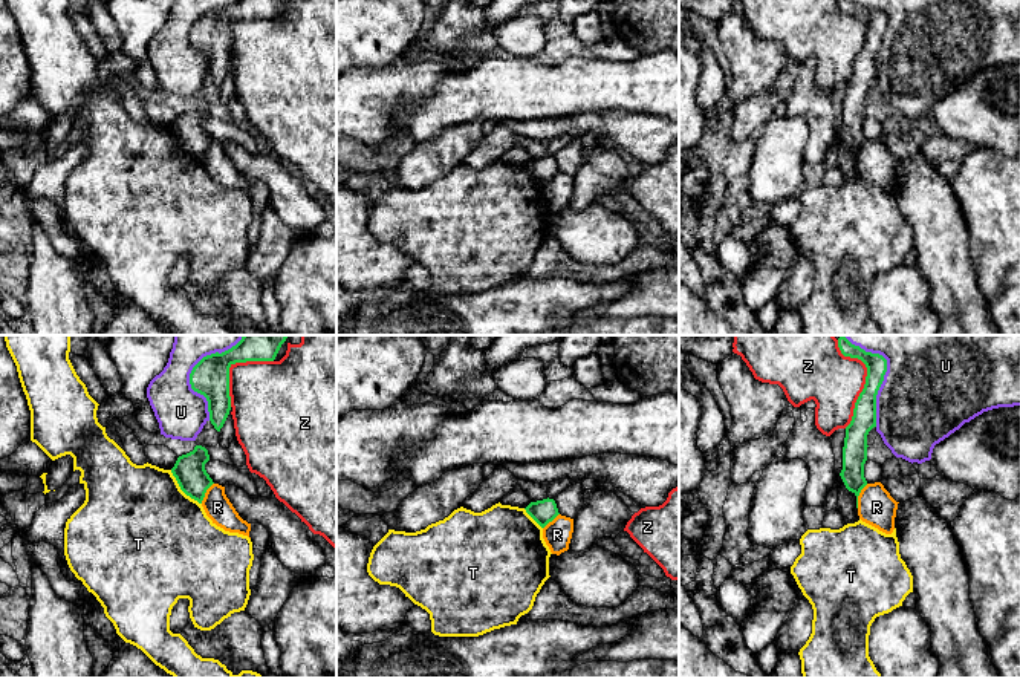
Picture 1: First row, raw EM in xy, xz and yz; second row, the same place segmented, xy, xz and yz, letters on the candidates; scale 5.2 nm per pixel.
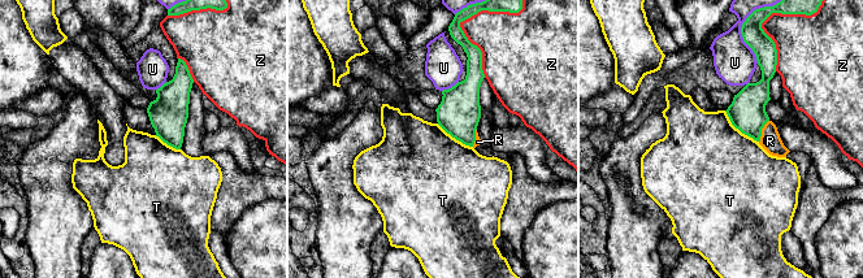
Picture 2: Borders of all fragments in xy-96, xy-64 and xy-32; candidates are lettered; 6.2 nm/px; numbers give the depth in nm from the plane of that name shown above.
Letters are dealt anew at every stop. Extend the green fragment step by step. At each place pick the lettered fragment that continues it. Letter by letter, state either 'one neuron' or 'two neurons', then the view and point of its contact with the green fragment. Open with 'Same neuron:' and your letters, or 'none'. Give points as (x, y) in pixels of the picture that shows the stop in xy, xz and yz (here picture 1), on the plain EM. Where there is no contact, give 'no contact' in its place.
Same neuron: none
R: two neurons | yz (858, 152)
T: two neurons | xy (182, 147)
U: two neurons | xy (190, 31)
Z: two neurons | yz (866, 37)

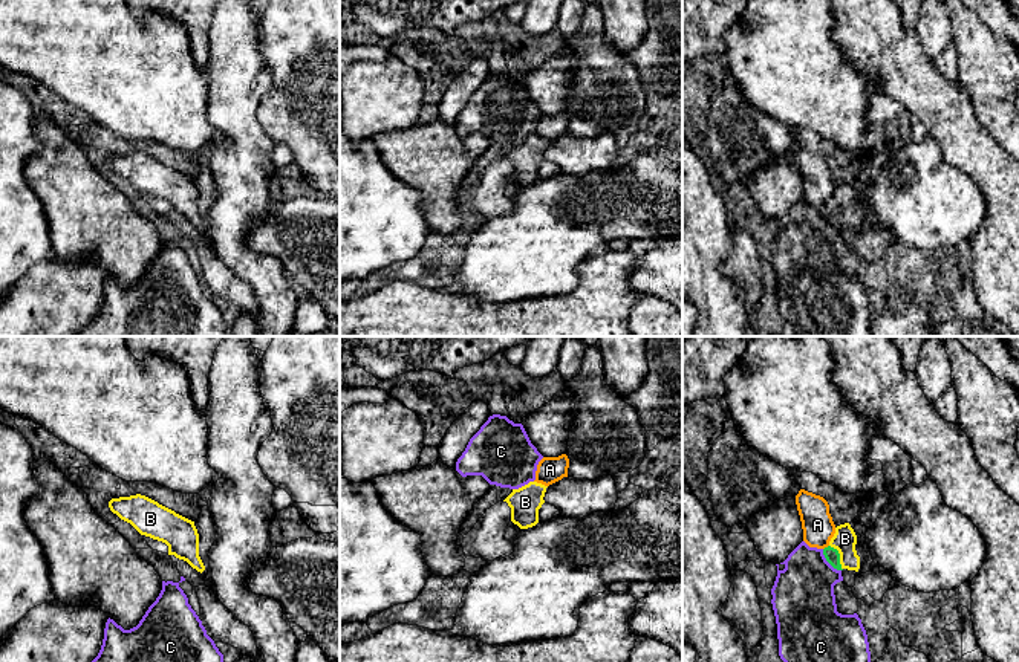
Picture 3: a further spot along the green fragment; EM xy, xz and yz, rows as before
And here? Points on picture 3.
Same neuron: B
A: two neurons | yz (825, 205)
B: one neuron | yz (839, 214)
C: two neurons | yz (828, 219)

